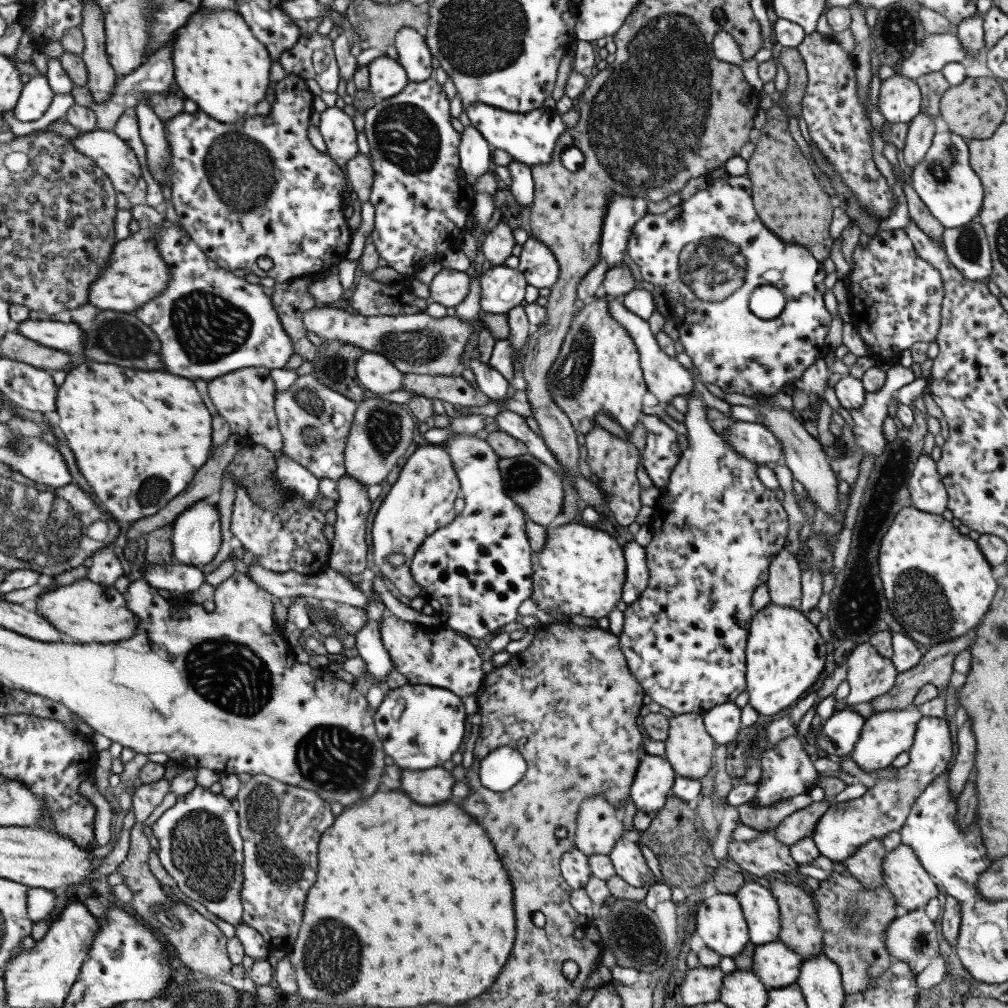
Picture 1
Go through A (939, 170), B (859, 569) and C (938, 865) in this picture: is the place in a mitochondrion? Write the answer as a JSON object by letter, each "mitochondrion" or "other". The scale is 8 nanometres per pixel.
{"A":"mitochondrion","B":"mitochondrion","C":"other"}

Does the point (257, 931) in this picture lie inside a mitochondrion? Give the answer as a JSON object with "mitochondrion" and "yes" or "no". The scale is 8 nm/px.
{"mitochondrion":"no"}

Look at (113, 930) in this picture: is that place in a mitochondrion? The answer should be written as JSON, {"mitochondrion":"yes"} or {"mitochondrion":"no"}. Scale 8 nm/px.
{"mitochondrion":"no"}

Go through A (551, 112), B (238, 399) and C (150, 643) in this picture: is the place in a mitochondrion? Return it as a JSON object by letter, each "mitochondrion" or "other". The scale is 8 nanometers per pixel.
{"A":"other","B":"other","C":"other"}

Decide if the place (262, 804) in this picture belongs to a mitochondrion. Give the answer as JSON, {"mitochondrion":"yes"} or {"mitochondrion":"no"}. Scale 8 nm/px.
{"mitochondrion":"yes"}

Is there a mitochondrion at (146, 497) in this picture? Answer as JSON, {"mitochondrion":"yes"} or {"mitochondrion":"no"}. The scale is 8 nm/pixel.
{"mitochondrion":"yes"}

